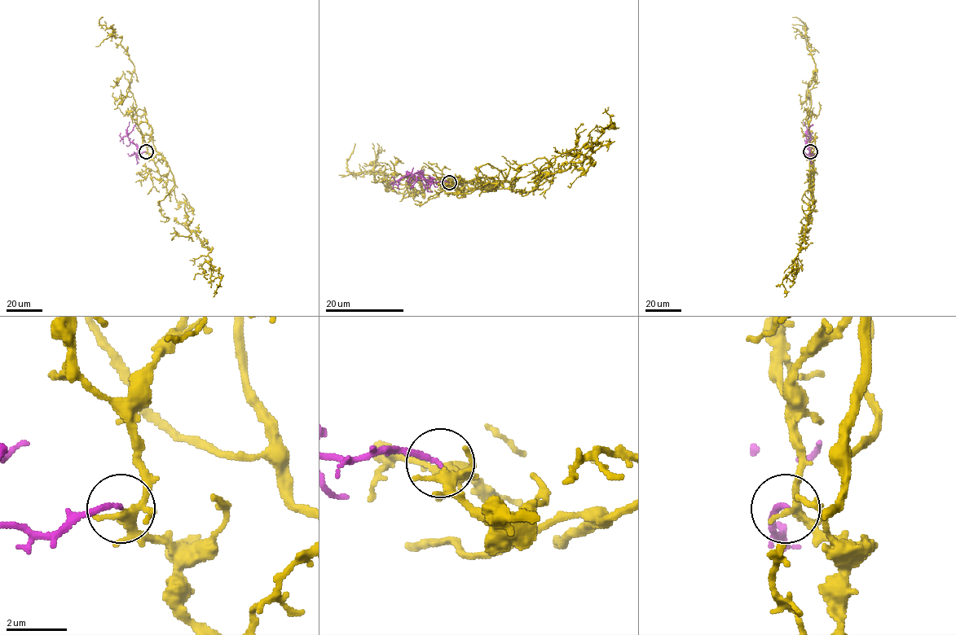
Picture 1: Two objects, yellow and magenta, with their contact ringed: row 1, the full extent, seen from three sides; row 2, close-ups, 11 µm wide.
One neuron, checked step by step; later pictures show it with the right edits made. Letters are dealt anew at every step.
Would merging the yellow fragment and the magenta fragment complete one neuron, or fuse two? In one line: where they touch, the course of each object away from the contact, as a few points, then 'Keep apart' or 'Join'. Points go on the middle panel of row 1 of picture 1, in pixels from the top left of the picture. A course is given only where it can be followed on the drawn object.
Place: (449, 182). Course of yellow: (450, 182), (532, 190), (551, 181), (541, 174), (590, 158), (613, 123), (596, 126). Course of magenta: (449, 182), (426, 180), (420, 174), (408, 174), (397, 185), (393, 181), (393, 189). Join

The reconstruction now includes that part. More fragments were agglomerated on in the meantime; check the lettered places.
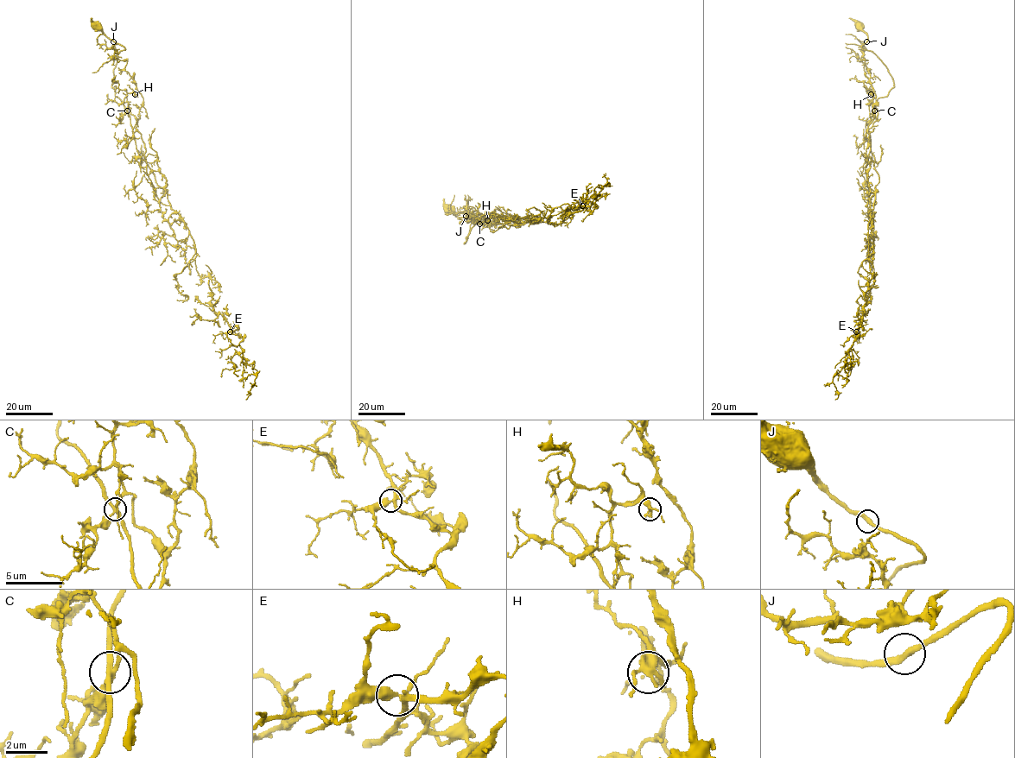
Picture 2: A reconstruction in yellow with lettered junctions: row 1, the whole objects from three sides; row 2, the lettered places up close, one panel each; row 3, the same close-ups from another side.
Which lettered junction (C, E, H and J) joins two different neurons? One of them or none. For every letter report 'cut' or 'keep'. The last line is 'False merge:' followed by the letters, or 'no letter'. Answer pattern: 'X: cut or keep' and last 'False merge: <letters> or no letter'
C: keep
E: keep
H: keep
J: keep
False merge: no letter

